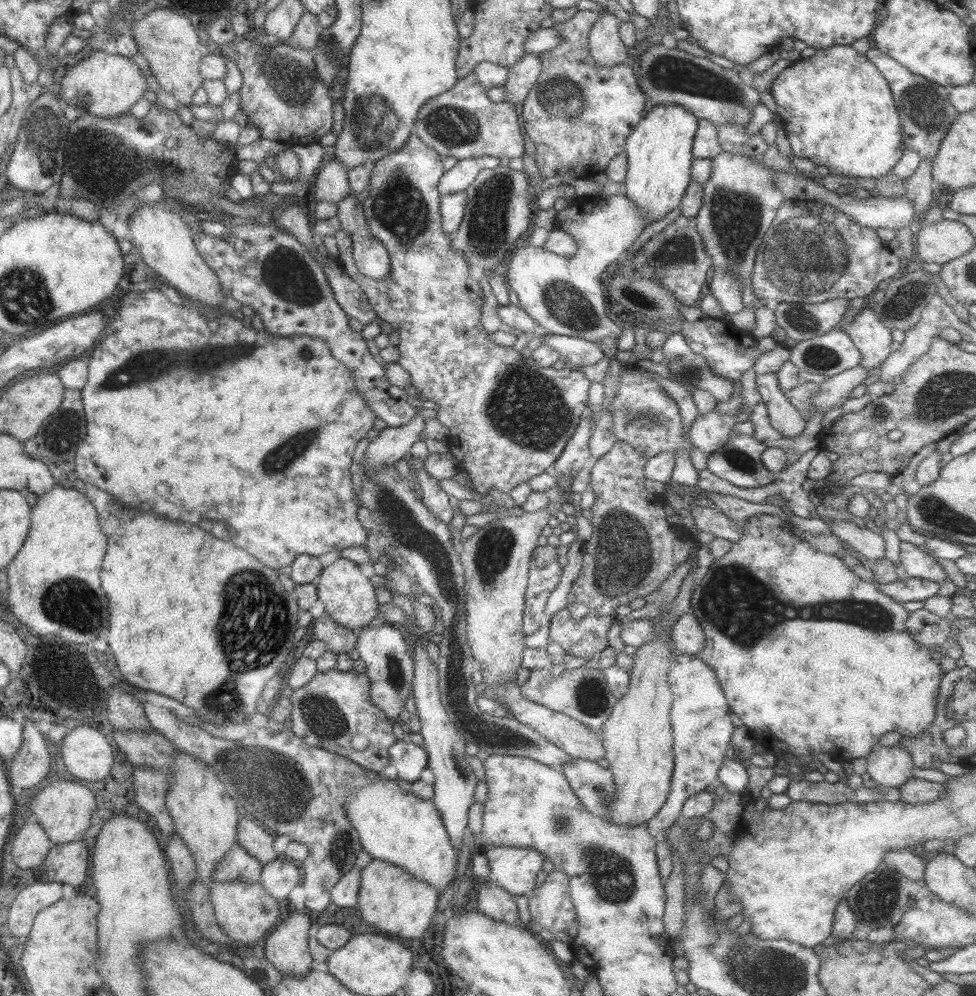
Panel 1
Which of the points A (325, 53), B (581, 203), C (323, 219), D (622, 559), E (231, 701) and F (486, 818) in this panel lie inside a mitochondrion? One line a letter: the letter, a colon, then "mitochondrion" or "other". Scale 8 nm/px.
A: mitochondrion
B: other
C: other
D: mitochondrion
E: mitochondrion
F: other

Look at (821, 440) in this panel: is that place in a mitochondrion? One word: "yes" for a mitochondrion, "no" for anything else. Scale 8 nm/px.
no

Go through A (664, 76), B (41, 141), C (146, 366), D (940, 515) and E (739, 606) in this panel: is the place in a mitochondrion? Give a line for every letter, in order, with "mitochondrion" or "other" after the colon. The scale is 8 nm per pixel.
A: mitochondrion
B: mitochondrion
C: mitochondrion
D: mitochondrion
E: mitochondrion

